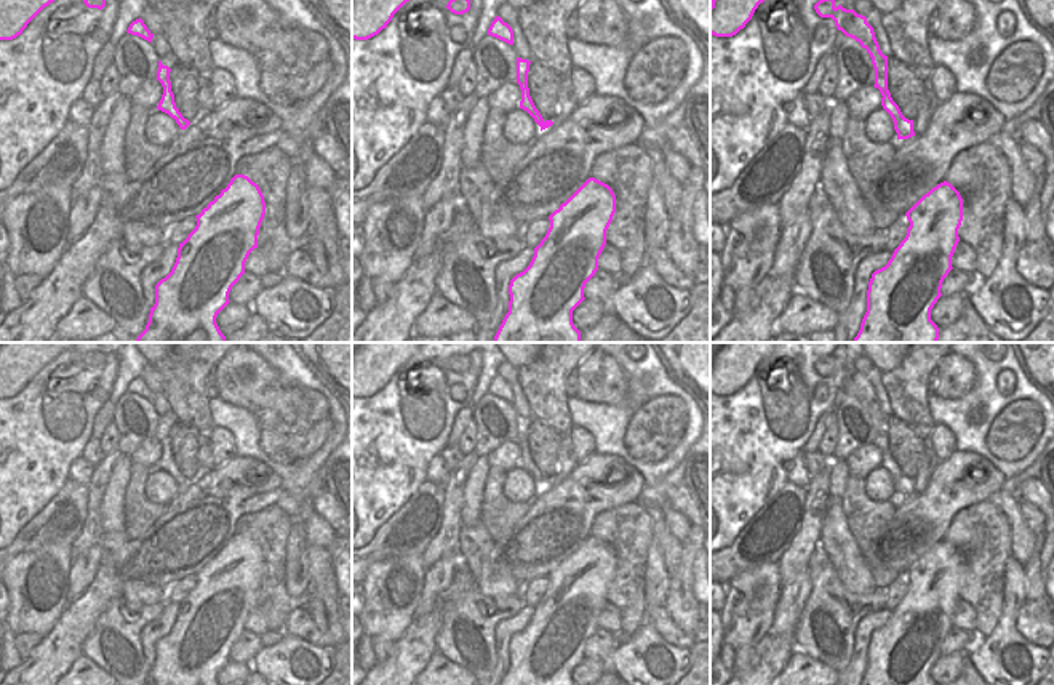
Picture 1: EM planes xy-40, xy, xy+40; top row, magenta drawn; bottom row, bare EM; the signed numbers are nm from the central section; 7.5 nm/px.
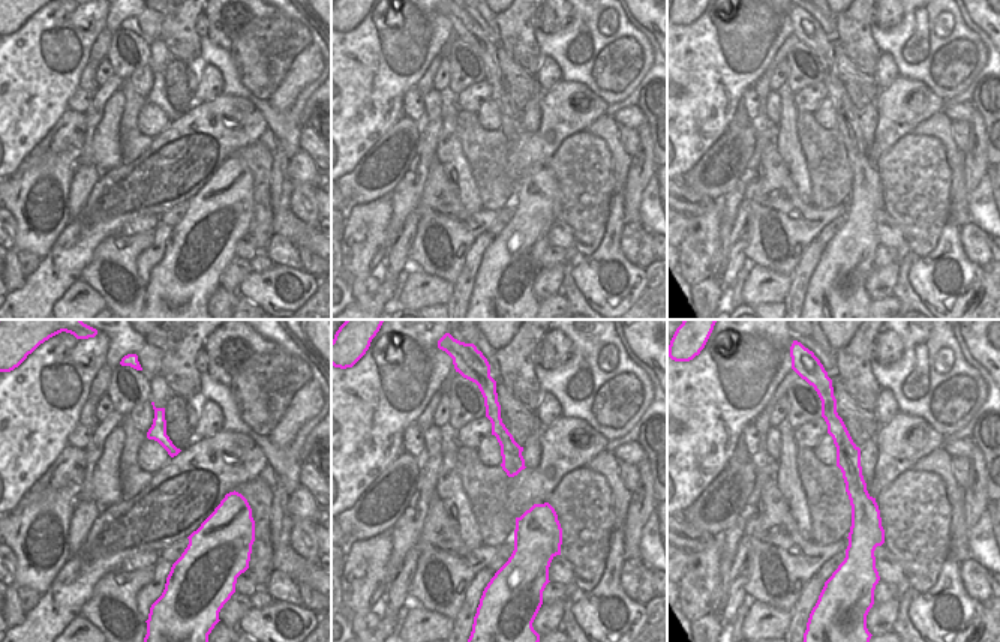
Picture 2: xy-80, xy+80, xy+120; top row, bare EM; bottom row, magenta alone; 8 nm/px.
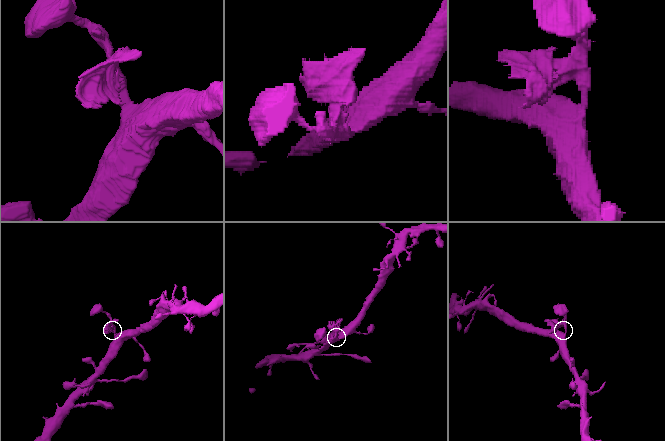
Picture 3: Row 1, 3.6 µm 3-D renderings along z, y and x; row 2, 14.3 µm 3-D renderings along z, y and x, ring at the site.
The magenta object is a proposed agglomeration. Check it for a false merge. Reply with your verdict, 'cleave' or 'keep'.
cleave

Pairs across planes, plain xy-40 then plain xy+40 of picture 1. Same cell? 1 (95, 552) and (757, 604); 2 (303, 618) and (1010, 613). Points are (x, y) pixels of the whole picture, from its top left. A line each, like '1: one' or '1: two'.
1: two
2: two

